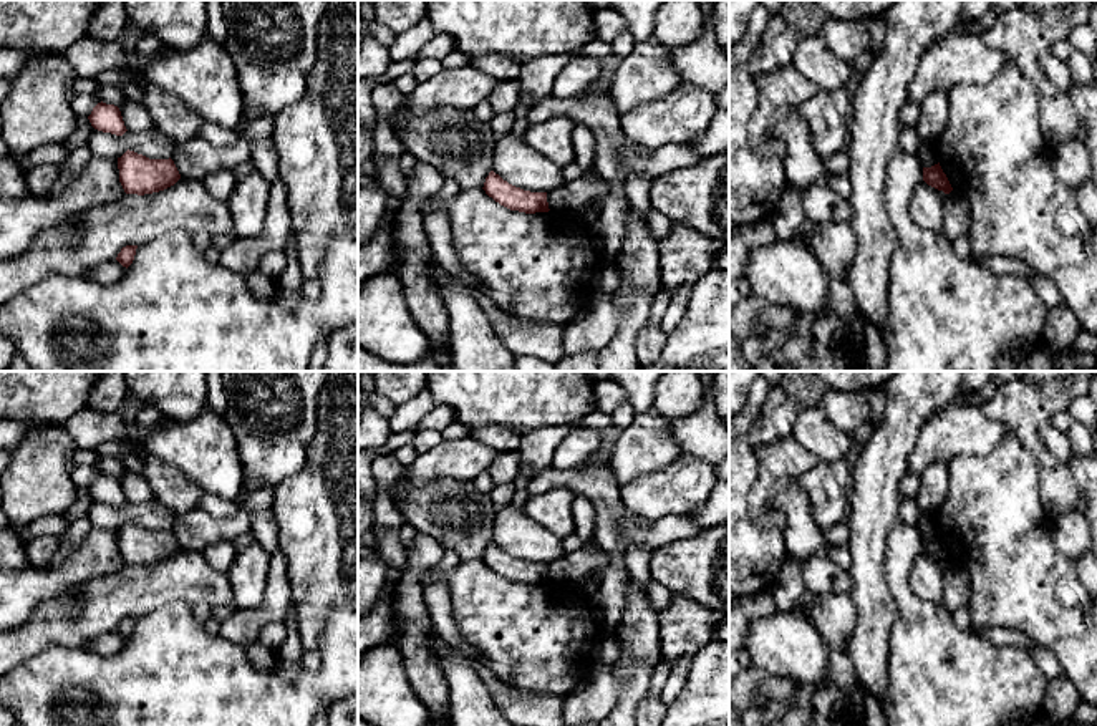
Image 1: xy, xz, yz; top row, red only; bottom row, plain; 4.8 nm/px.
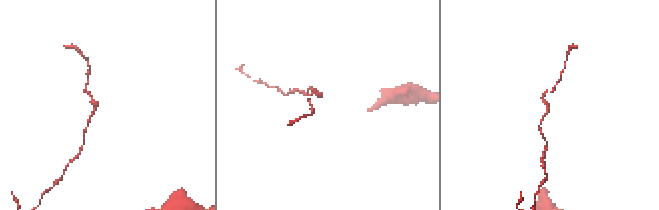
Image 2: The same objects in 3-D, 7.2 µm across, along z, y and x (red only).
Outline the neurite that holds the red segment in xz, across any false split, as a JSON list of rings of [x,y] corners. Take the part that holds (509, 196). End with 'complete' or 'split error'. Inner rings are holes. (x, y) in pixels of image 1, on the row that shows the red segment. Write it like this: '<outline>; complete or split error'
[[[494,171],[486,177],[484,187],[486,194],[492,197],[500,206],[519,211],[525,214],[548,212],[547,192],[530,192],[515,187],[504,181]]]; complete

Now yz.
[[[940,162],[931,167],[923,167],[923,181],[938,191],[943,191],[945,194],[950,194],[953,191]]]; complete

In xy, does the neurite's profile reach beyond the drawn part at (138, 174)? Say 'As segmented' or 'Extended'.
As segmented

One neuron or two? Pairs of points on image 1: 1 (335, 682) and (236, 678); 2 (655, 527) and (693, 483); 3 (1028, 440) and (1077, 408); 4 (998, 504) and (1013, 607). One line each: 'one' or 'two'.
1: one
2: two
3: two
4: one

